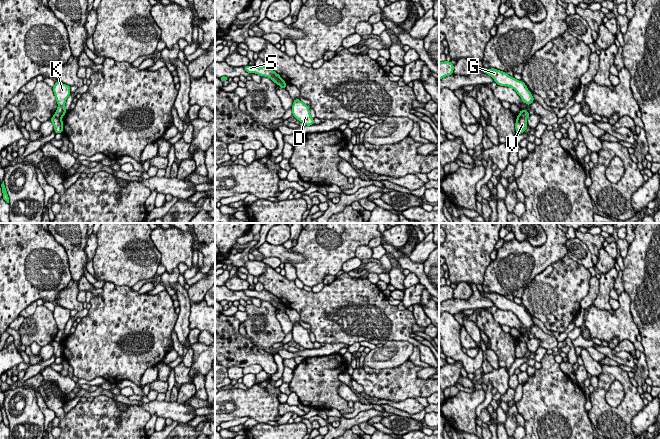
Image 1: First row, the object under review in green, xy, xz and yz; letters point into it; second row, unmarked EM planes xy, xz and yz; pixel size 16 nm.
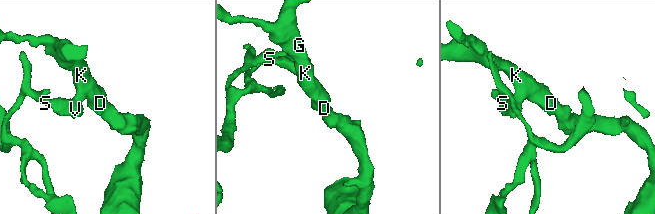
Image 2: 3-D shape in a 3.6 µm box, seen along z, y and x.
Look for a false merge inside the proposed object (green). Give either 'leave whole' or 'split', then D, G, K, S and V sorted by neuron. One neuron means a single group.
split; D G K / S V

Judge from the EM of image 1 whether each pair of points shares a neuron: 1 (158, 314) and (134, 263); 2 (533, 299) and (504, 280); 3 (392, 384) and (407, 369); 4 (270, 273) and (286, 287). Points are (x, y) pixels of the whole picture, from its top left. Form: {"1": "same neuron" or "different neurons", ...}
{"1": "different neurons", "2": "different neurons", "3": "same neuron", "4": "same neuron"}

